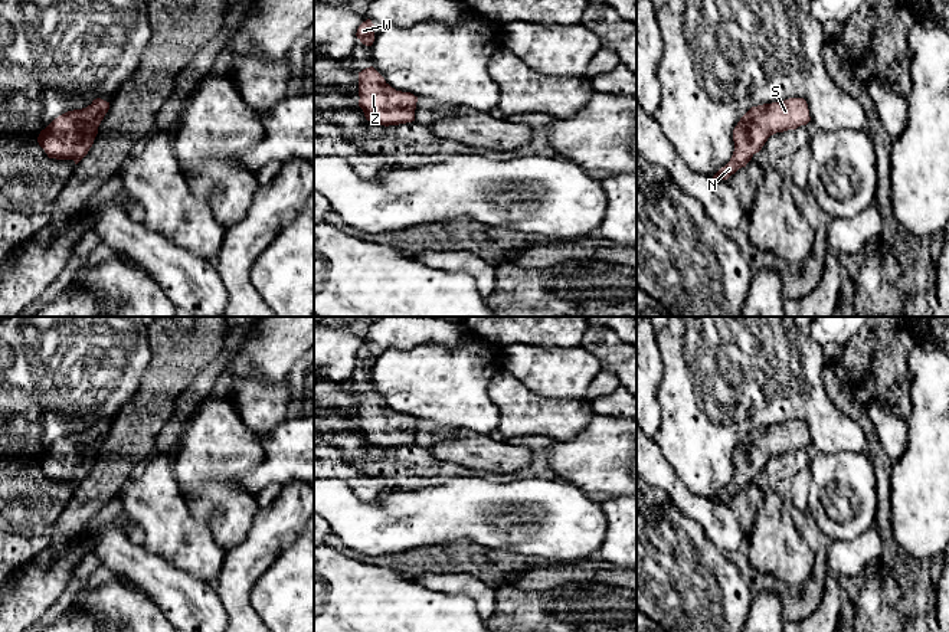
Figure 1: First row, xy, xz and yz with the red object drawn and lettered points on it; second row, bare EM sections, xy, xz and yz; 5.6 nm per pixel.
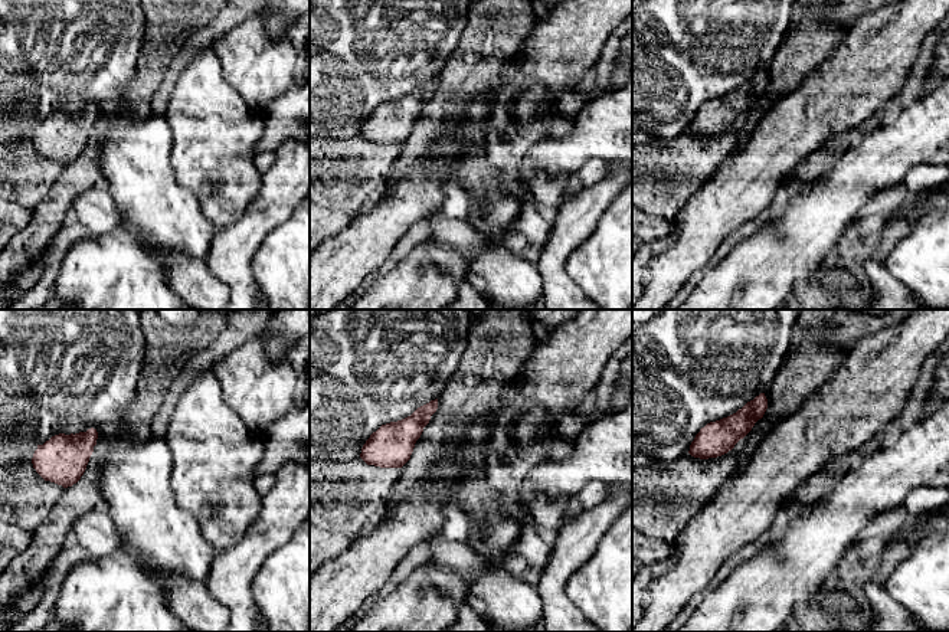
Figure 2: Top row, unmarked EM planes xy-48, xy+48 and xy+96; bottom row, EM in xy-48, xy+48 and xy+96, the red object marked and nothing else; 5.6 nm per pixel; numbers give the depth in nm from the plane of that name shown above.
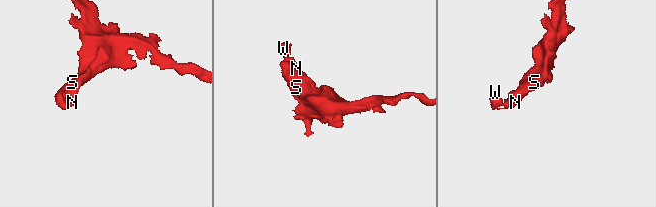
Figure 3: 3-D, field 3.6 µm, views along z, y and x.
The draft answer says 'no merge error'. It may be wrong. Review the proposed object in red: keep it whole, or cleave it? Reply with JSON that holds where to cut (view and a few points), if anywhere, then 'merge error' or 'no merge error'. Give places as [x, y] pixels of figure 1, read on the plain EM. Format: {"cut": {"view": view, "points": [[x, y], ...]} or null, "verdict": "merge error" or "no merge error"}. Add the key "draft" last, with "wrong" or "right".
{"cut": null, "verdict": "no merge error", "draft": "right"}

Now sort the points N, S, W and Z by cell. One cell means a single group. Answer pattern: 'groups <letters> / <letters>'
groups N S W Z

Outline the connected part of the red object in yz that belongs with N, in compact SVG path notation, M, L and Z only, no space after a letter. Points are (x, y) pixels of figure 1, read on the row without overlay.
M804 420L752 429L733 452L734 474L730 484L713 501L727 502L739 491L746 489L770 458L796 452L809 443L809 432Z

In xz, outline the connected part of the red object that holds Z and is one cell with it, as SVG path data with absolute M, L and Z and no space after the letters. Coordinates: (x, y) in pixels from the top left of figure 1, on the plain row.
M373 390L359 394L359 429L376 448L399 448L415 443L418 419L392 410Z

